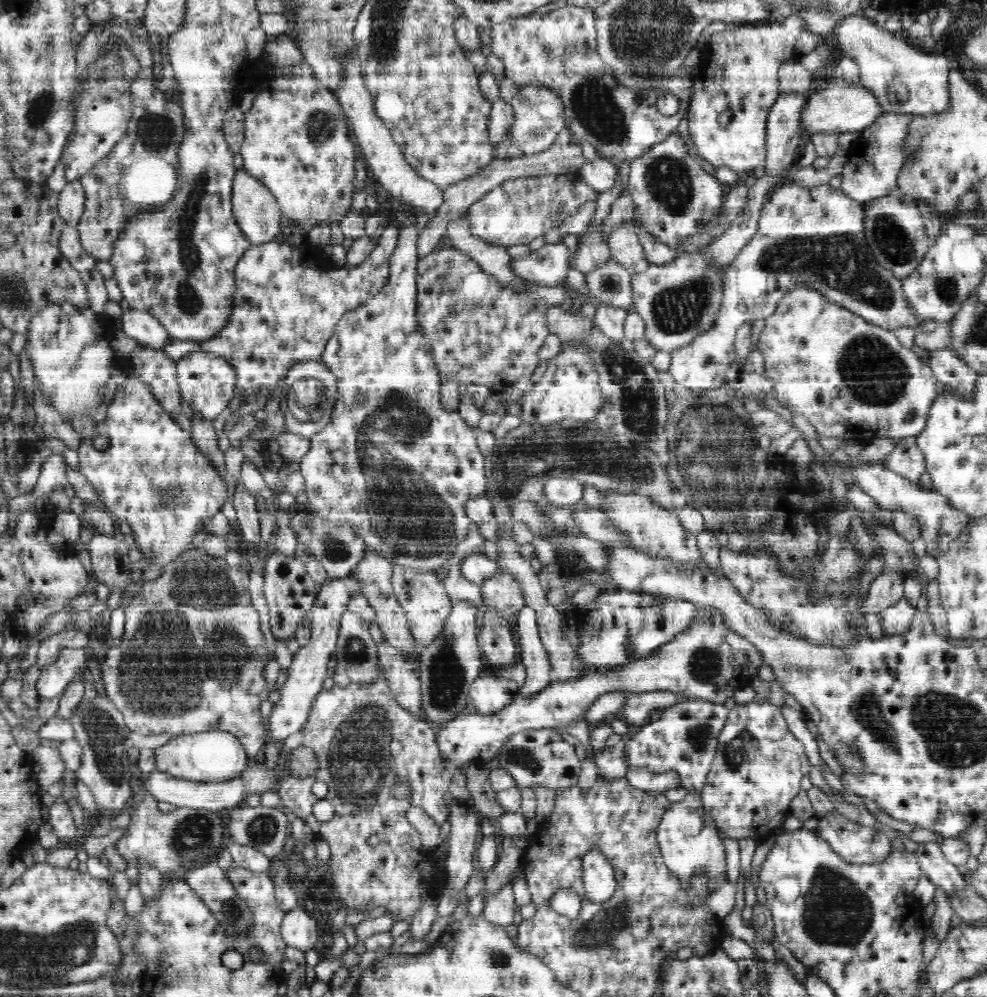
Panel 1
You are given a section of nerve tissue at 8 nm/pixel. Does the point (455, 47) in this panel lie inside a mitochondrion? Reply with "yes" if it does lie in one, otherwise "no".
no

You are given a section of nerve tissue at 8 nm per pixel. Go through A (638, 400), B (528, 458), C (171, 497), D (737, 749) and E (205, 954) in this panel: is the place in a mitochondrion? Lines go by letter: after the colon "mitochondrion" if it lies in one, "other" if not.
A: mitochondrion
B: mitochondrion
C: mitochondrion
D: mitochondrion
E: other

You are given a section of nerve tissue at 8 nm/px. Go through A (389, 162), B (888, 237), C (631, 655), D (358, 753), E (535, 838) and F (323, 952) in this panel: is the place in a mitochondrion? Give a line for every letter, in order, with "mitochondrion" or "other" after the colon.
A: other
B: mitochondrion
C: other
D: mitochondrion
E: other
F: other

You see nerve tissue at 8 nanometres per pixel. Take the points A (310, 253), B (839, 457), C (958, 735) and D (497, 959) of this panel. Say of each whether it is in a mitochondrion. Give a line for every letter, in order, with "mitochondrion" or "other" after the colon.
A: other
B: other
C: mitochondrion
D: mitochondrion

